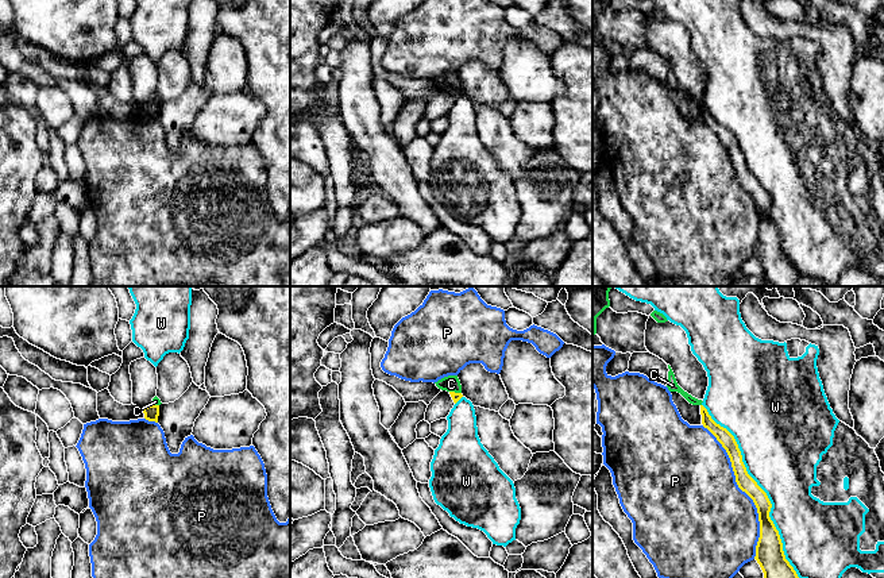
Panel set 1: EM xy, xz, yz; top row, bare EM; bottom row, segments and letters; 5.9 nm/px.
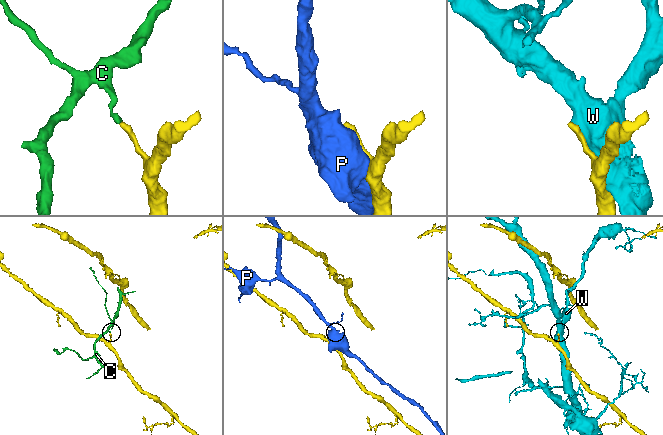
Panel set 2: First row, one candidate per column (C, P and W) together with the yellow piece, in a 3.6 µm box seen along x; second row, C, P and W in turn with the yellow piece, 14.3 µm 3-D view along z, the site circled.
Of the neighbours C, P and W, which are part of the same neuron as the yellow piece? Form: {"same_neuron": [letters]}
{"same_neuron": []}

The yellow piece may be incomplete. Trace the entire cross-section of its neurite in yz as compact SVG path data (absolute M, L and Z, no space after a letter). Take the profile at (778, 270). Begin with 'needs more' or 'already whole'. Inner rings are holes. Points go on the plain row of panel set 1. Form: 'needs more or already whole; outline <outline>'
already whole; outline M700 103L700 112L703 124L707 126L726 147L738 185L753 197L757 205L760 235L756 243L754 257L764 270L767 284L772 286L795 286L799 274L785 257L779 228L769 215L772 201L767 190L748 172L734 134L726 126L717 122L703 103Z

